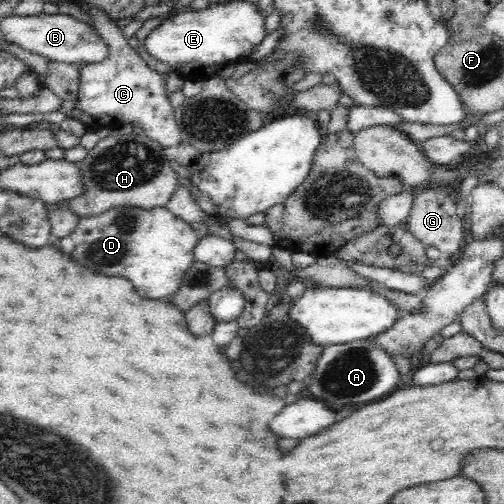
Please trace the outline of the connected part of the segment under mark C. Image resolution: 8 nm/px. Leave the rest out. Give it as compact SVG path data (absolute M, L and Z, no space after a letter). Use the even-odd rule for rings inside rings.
M98 16L96 18L97 33L109 46L106 60L97 63L87 63L78 73L78 92L71 99L62 99L57 109L64 118L80 120L86 124L86 116L96 116L98 124L103 129L116 128L122 122L134 122L144 128L148 138L156 141L162 147L178 146L181 134L177 129L175 112L170 108L168 100L162 96L162 77L156 71L150 70L144 60L129 47L128 41L121 35L120 27L114 25L114 20Z

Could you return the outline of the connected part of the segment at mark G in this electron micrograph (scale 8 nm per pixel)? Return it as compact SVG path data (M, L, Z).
M434 188L415 194L411 202L411 209L405 218L405 229L419 242L427 246L434 246L440 252L459 255L460 249L466 243L466 222L458 217L456 209L456 195L446 189Z

